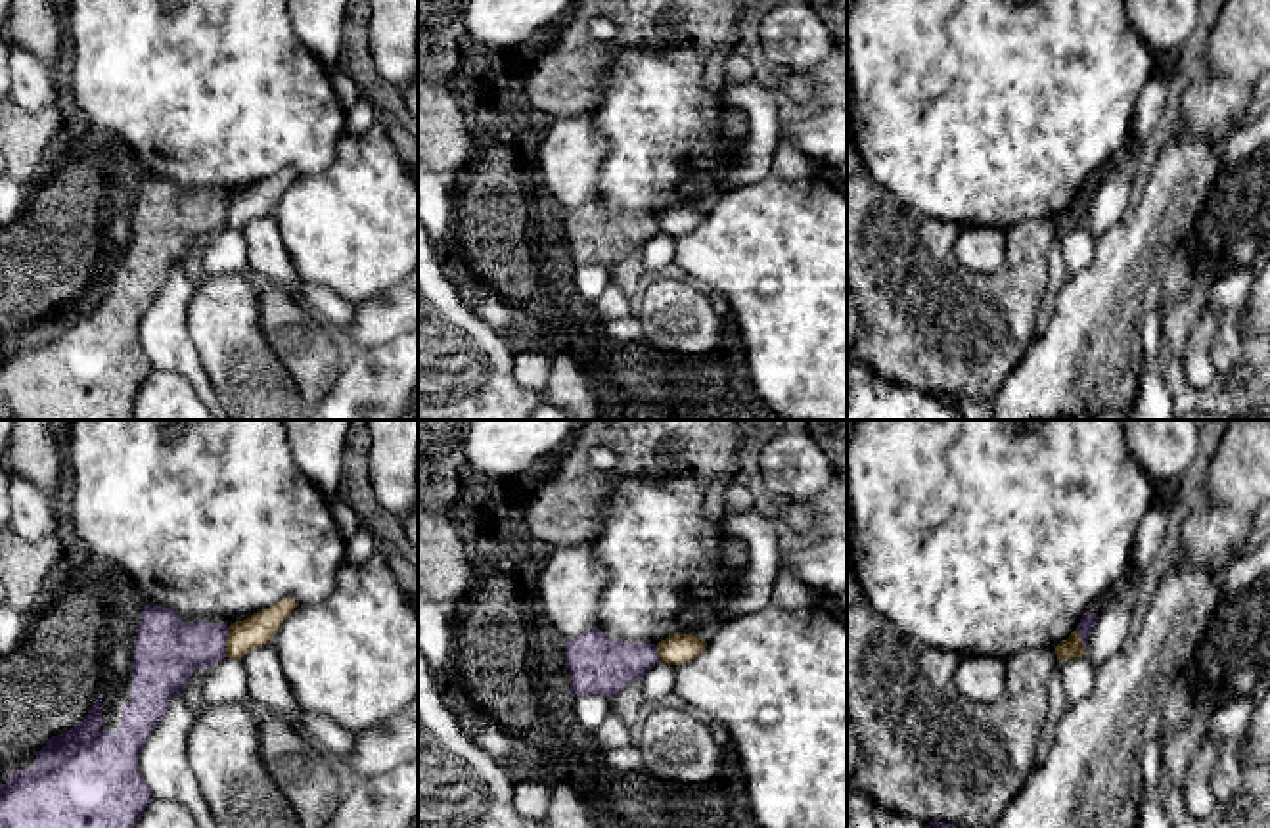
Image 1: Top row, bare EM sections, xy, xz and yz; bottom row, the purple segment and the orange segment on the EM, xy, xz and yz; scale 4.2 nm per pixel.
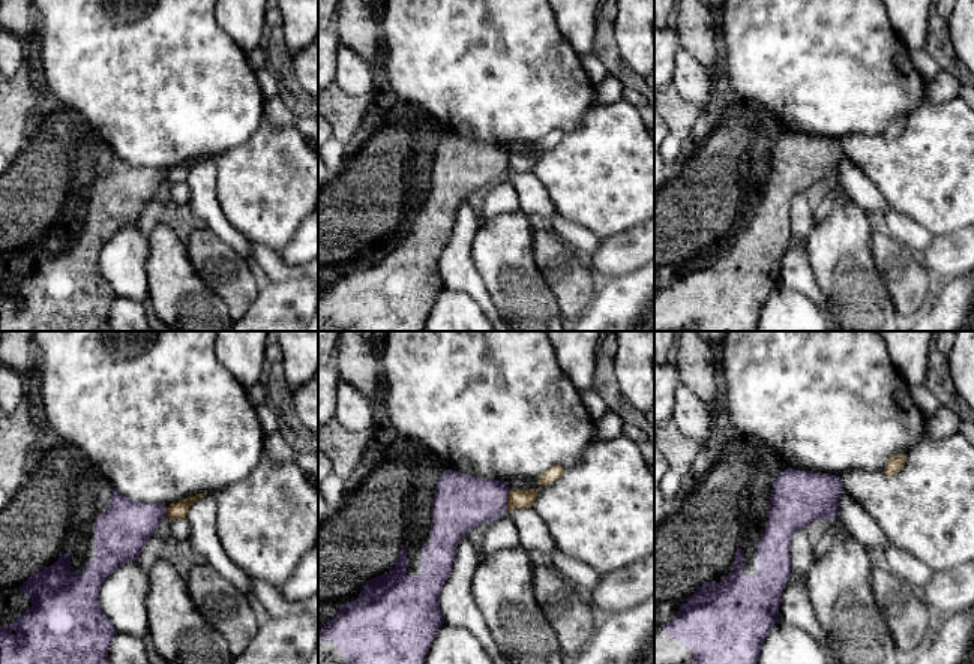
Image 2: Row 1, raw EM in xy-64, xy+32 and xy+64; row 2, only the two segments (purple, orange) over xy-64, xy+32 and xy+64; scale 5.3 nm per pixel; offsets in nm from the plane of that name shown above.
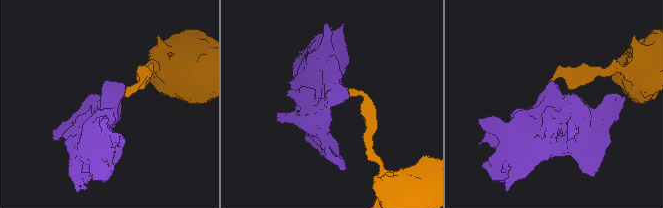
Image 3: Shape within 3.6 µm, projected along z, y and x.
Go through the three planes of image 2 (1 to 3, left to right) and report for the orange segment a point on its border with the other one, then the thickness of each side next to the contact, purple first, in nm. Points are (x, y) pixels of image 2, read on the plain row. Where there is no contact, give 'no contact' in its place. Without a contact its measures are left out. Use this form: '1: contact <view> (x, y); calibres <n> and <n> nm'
1: contact xy-64 (167, 177); calibres 280 and 90 nm
2: contact xy+32 (506, 164); calibres 300 and 100 nm
3: no contact

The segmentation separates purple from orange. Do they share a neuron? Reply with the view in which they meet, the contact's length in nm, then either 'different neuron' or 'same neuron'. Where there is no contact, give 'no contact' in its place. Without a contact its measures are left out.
contact in xy; length 130 nm; different neuron

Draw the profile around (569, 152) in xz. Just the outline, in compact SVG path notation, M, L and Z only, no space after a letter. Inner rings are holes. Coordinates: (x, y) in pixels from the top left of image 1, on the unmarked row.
M590 113L550 119L534 138L536 165L548 192L567 211L596 197L600 167L609 151Z

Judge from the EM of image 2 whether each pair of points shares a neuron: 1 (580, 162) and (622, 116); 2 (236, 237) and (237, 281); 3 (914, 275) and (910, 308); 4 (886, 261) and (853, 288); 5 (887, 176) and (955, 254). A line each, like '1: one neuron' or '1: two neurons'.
1: one neuron
2: two neurons
3: one neuron
4: two neurons
5: two neurons

